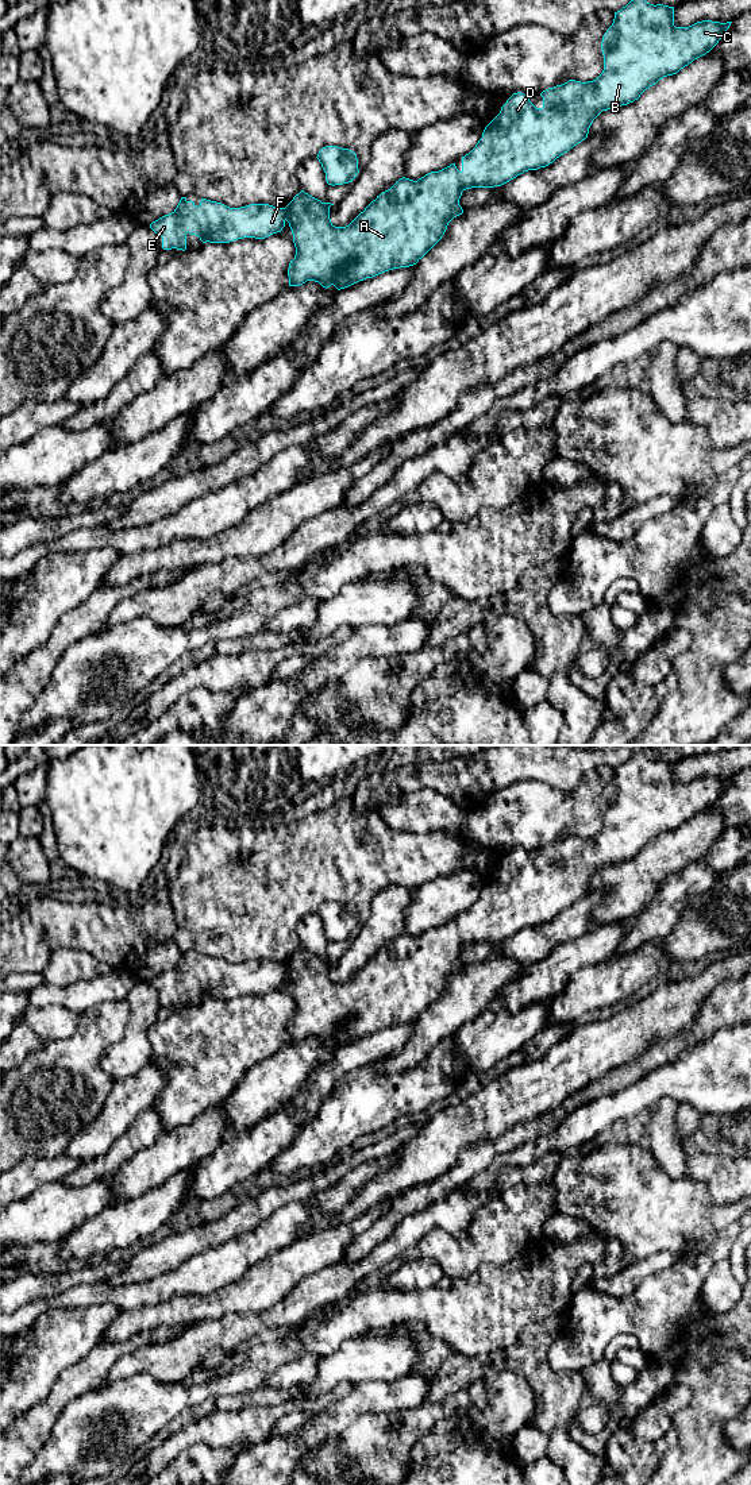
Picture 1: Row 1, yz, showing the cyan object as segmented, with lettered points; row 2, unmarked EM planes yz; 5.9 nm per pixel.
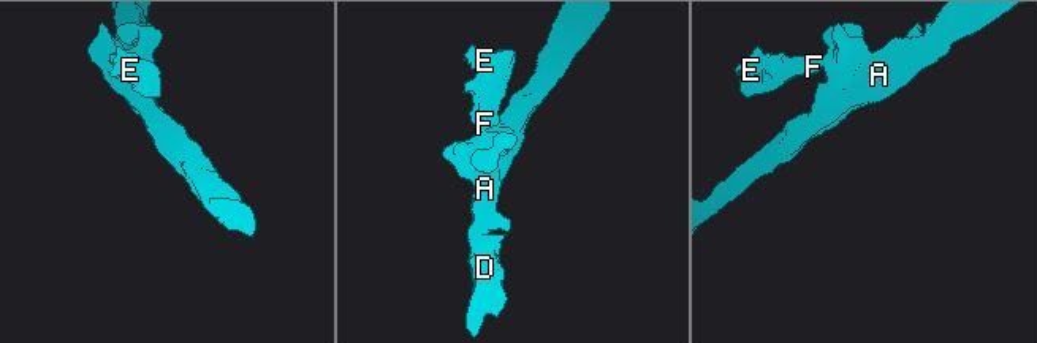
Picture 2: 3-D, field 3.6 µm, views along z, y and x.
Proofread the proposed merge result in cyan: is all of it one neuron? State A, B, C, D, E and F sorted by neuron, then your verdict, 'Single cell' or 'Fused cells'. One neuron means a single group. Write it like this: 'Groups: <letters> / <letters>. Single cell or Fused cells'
Groups: A B C D / E F. Fused cells

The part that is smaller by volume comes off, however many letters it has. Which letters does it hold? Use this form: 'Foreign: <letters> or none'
Foreign: E, F

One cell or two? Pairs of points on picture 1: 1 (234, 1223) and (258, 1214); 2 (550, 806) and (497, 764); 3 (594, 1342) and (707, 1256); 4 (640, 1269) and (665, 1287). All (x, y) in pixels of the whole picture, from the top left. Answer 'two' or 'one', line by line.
1: one
2: two
3: one
4: two

